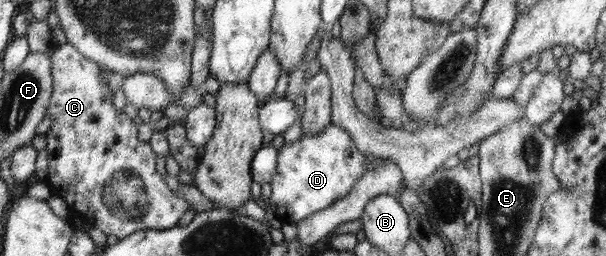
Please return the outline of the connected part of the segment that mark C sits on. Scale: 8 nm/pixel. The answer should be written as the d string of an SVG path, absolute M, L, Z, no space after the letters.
M69 43L57 46L51 60L53 86L48 115L53 123L46 134L48 174L45 177L50 193L67 203L70 214L81 215L91 227L101 229L107 236L124 239L139 231L177 227L187 210L195 210L179 199L155 171L156 153L151 151L149 142L139 141L137 125L131 125L131 119L113 107L113 93L101 79L99 64Z

